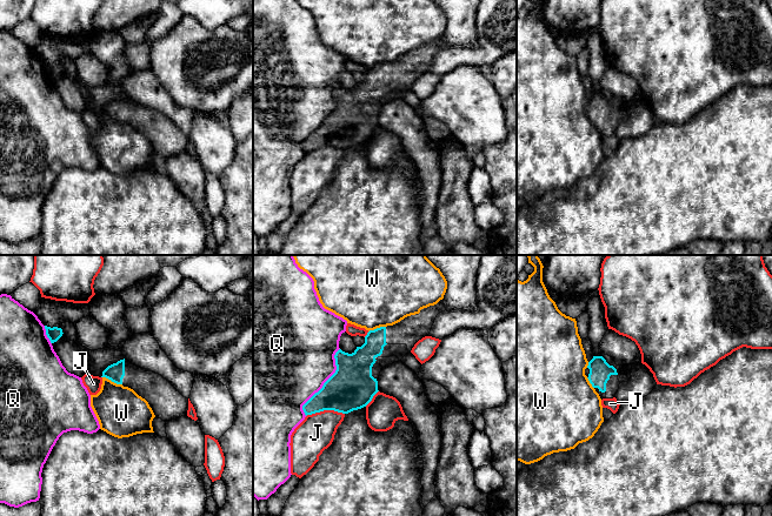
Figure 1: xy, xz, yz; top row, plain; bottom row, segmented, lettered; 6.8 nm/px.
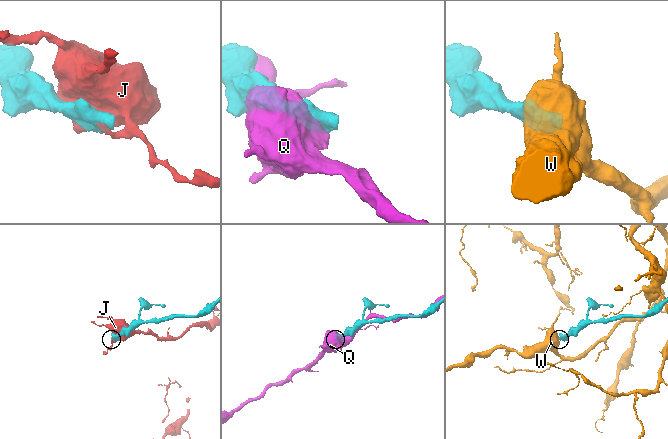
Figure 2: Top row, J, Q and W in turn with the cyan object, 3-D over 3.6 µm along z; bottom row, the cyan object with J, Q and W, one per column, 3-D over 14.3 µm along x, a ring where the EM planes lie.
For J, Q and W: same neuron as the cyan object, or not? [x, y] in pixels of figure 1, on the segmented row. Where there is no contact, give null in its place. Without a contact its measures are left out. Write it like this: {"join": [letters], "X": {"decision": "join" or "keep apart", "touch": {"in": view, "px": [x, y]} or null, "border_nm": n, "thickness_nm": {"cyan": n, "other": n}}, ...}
{"join": [], "J": {"decision": "keep apart", "touch": {"in": "xz", "px": [325, 409]}, "border_nm": 260, "thickness_nm": {"cyan": 320, "other": 240}}, "Q": {"decision": "keep apart", "touch": {"in": "xz", "px": [325, 382]}, "border_nm": 500, "thickness_nm": {"cyan": 320, "other": 500}}, "W": {"decision": "keep apart", "touch": {"in": "xy", "px": [112, 381]}, "border_nm": 150, "thickness_nm": {"cyan": 120, "other": 340}}}

